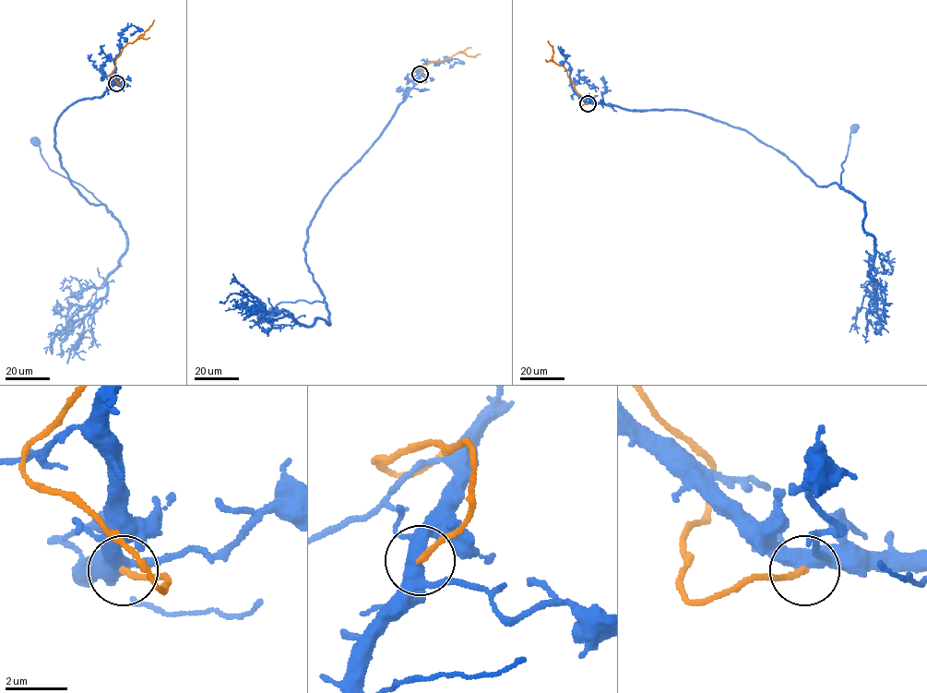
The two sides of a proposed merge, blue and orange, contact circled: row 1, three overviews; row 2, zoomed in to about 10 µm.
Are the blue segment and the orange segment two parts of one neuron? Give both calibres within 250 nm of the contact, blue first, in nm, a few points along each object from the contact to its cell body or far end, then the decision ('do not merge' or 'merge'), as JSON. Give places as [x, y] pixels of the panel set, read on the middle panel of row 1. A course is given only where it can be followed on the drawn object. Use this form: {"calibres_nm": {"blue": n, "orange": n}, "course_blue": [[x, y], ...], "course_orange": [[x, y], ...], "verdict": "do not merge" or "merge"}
{"calibres_nm": {"blue": 400, "orange": 180}, "course_blue": [[419, 74], [390, 122], [333, 186], [308, 228], [304, 258], [325, 301], [282, 302], [272, 311]], "course_orange": [[419, 74], [423, 66], [416, 67], [441, 61], [458, 53], [474, 56], [481, 53]], "verdict": "do not merge"}

